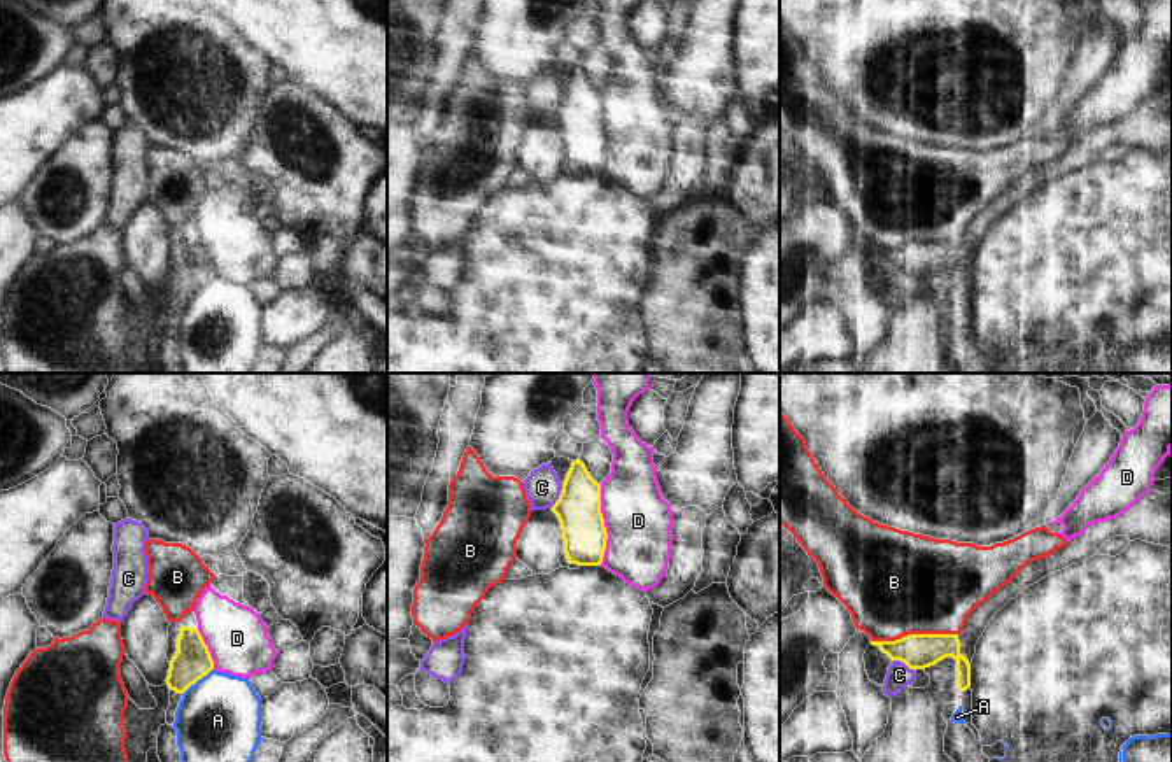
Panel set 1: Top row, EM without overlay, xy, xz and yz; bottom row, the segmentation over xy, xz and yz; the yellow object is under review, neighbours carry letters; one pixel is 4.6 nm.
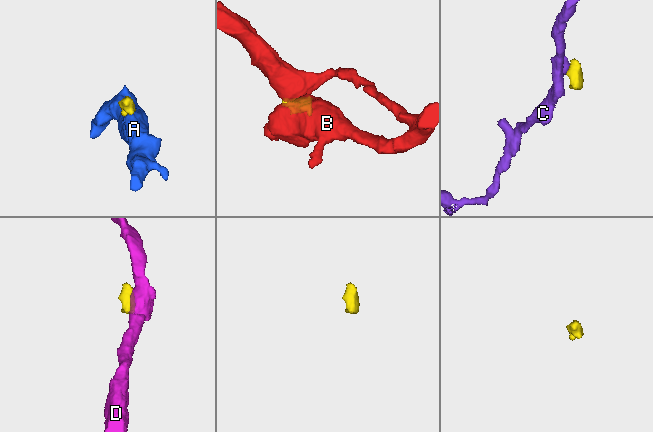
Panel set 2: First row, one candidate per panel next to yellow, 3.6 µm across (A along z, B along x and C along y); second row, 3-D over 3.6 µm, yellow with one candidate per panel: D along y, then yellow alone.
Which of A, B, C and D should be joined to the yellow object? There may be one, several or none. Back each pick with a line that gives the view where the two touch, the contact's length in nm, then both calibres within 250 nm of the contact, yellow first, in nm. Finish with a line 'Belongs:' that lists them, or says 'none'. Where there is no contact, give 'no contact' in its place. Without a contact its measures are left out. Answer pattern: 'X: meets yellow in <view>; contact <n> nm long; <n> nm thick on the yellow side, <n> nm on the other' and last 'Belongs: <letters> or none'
Belongs: none

